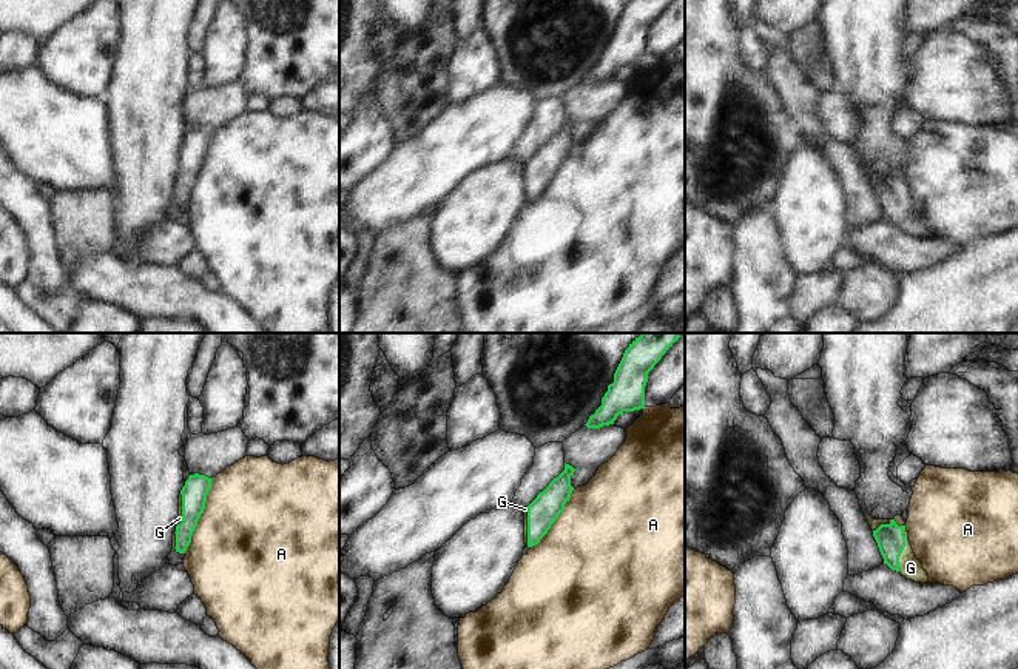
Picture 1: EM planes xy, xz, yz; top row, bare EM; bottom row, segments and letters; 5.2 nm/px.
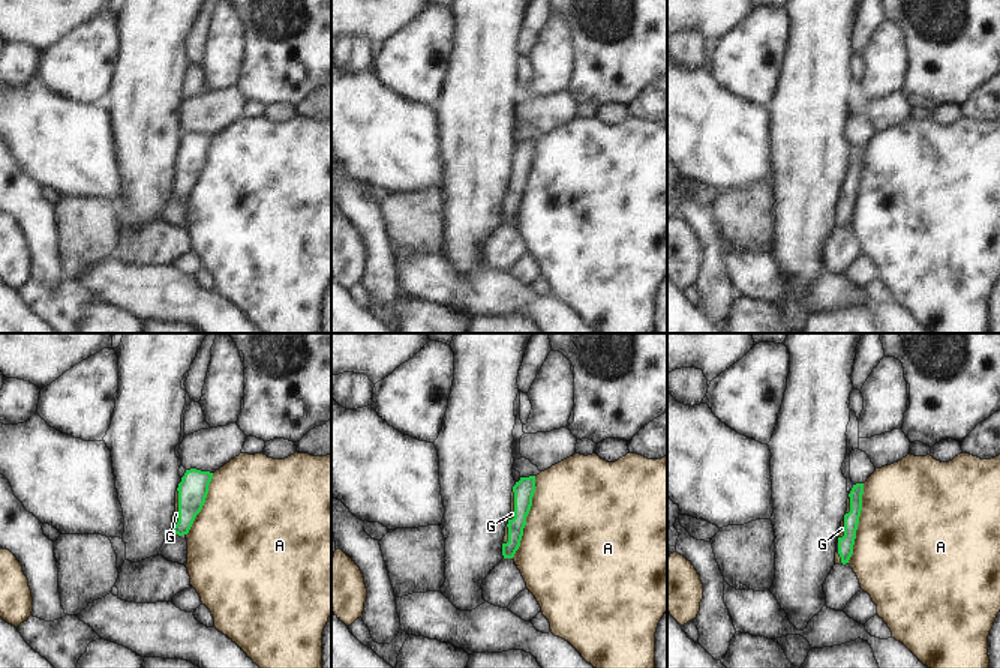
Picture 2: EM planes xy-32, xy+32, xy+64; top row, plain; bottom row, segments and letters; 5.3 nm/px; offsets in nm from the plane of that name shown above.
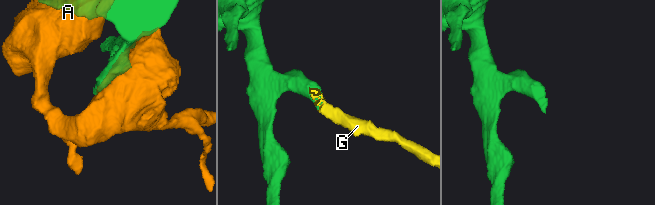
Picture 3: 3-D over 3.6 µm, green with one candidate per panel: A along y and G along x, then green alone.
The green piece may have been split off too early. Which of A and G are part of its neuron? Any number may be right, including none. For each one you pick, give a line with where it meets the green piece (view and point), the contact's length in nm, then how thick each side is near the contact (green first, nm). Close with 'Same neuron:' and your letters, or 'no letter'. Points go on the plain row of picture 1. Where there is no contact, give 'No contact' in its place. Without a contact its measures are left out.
G: Touches green at yz (903, 204). Shared border 220 nm. Thickness 150 nm (green) against 120 nm
Same neuron: G

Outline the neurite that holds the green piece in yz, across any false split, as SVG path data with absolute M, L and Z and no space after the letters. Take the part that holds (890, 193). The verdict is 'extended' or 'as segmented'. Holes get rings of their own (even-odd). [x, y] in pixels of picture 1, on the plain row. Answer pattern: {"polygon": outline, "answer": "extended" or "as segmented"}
{"polygon": "M867 170L865 174L873 185L884 219L907 234L921 239L929 237L929 230L910 200L902 171L896 170L893 174L873 174Z", "answer": "extended"}

